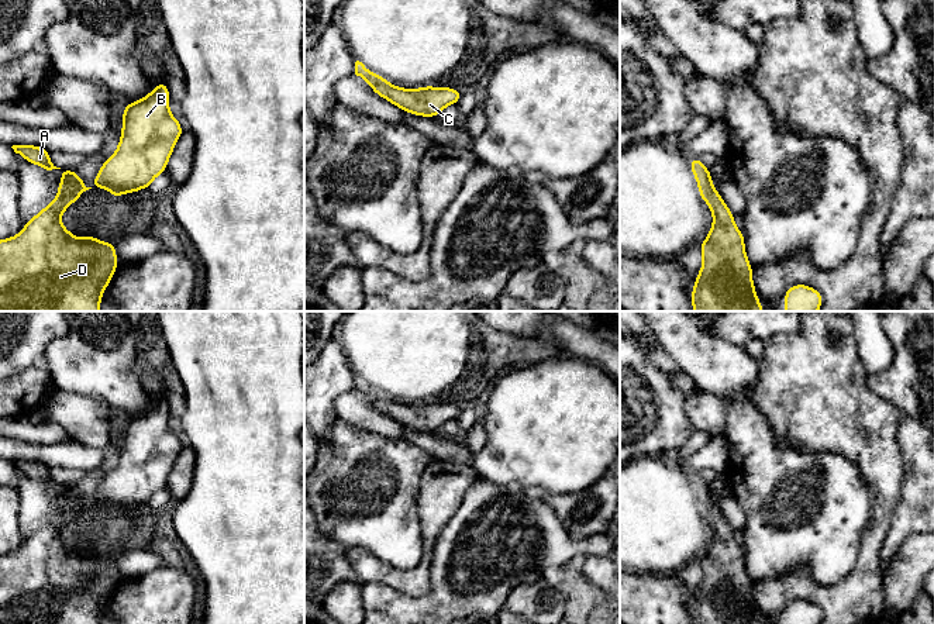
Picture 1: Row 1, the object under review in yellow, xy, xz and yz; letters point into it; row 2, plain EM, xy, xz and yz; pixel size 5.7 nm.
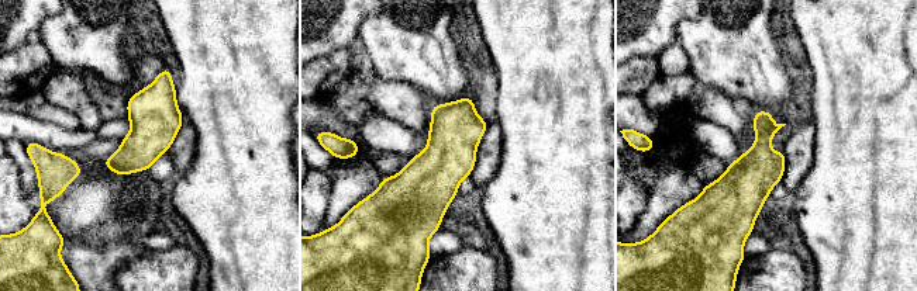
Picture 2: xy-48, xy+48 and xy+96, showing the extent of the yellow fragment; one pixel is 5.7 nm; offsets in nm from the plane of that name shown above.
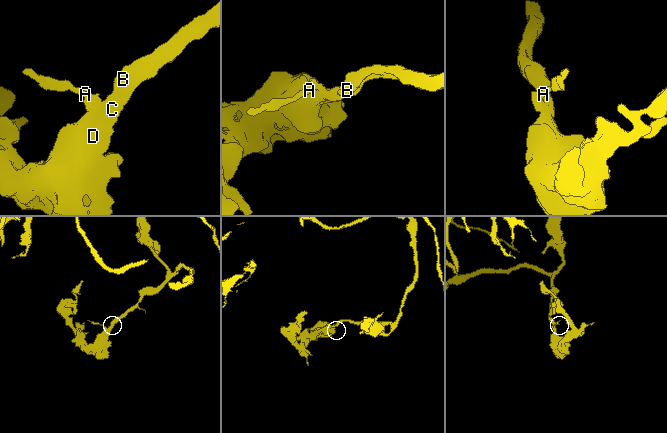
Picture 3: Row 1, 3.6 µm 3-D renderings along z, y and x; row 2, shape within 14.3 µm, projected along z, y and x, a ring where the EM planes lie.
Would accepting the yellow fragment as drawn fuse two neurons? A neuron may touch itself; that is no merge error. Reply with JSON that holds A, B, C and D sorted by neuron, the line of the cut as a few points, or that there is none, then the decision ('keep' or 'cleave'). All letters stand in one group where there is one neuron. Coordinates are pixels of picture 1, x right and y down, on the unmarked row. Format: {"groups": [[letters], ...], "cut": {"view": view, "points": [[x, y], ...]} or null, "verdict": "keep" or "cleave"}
{"groups": [["A"], ["B", "C", "D"]], "cut": {"view": "xy", "points": [[79, 509], [75, 513], [57, 512]]}, "verdict": "cleave"}

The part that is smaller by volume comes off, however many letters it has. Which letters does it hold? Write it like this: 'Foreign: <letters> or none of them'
Foreign: A

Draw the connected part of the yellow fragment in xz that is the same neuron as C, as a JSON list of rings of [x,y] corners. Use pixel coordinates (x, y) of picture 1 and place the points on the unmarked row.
[[[371,400],[371,404],[404,428],[421,432],[438,432],[447,421],[458,420],[462,413],[462,407],[451,403],[403,404],[393,400]]]

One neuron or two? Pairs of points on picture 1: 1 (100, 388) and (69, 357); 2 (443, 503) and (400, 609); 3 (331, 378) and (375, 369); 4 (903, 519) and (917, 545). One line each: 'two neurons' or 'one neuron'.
1: one neuron
2: two neurons
3: two neurons
4: two neurons

